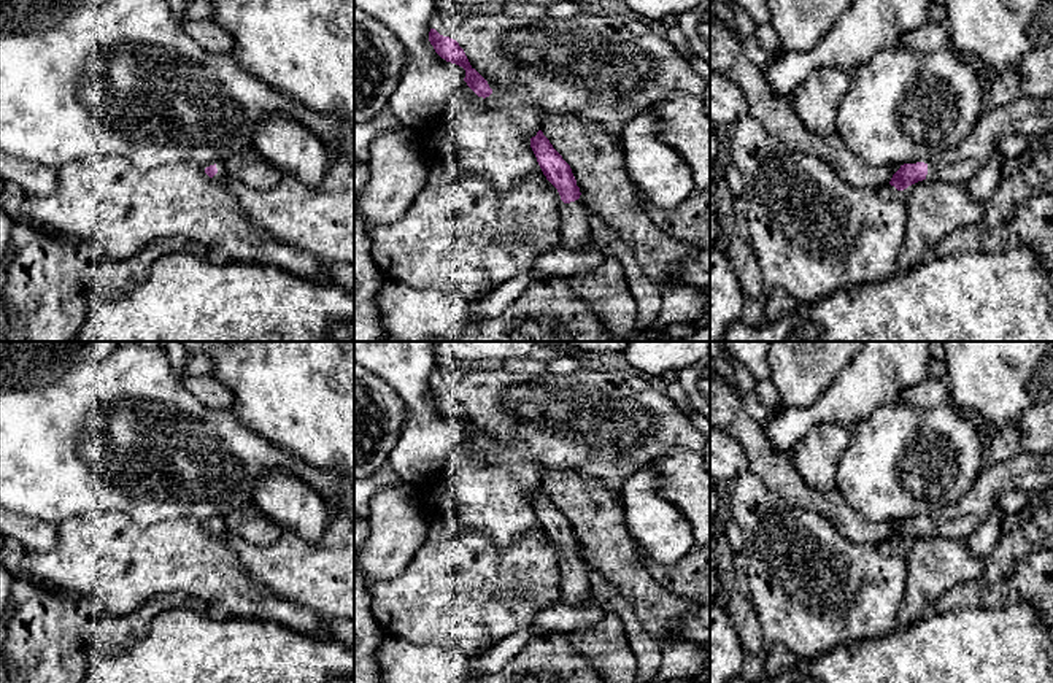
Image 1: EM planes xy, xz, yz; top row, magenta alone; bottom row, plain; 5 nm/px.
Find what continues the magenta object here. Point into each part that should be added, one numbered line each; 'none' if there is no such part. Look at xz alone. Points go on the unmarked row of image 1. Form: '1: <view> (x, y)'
1: xz (577, 590)

